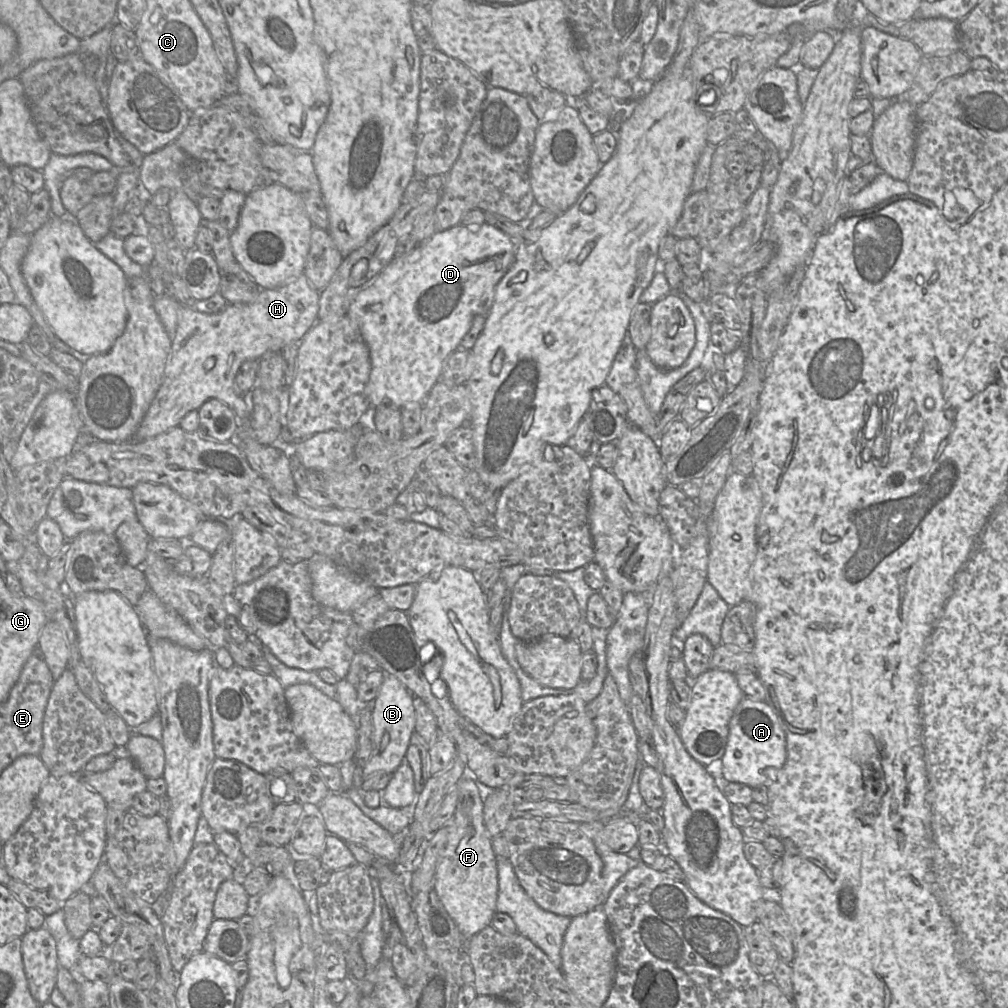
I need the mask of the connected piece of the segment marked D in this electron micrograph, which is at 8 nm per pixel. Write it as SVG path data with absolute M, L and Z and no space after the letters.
M486 223L459 224L442 232L436 232L412 251L393 258L377 278L357 295L348 312L348 316L359 328L369 349L371 371L366 394L371 407L389 406L401 409L407 404L421 404L424 401L433 386L439 381L445 359L459 349L461 340L470 330L474 318L478 315L488 315L494 303L496 287L510 270L514 261L515 245L512 240L498 228Z

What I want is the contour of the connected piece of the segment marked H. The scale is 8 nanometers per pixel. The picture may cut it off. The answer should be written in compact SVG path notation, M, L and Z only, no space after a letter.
M301 274L298 277L291 279L290 281L286 282L285 284L279 287L270 288L270 289L263 288L259 296L257 297L257 299L251 303L239 303L239 304L228 303L227 306L218 313L214 313L214 314L201 313L194 310L191 307L186 307L184 309L181 309L179 305L179 318L178 318L176 334L172 341L171 352L169 354L169 358L166 364L162 384L159 390L157 391L151 405L149 406L149 409L145 414L140 426L138 427L132 441L143 441L148 438L155 437L163 432L166 432L173 427L179 426L180 421L188 412L192 410L198 410L206 401L210 399L217 399L224 402L235 413L238 420L241 420L242 418L250 417L250 413L248 412L246 403L243 400L243 395L239 395L235 391L234 381L238 370L240 369L241 365L246 361L260 360L263 356L265 356L268 353L281 351L286 345L292 342L299 342L304 337L304 335L311 329L311 327L318 319L319 300L320 300L319 291L316 290L311 285L310 281L304 276L304 274Z

